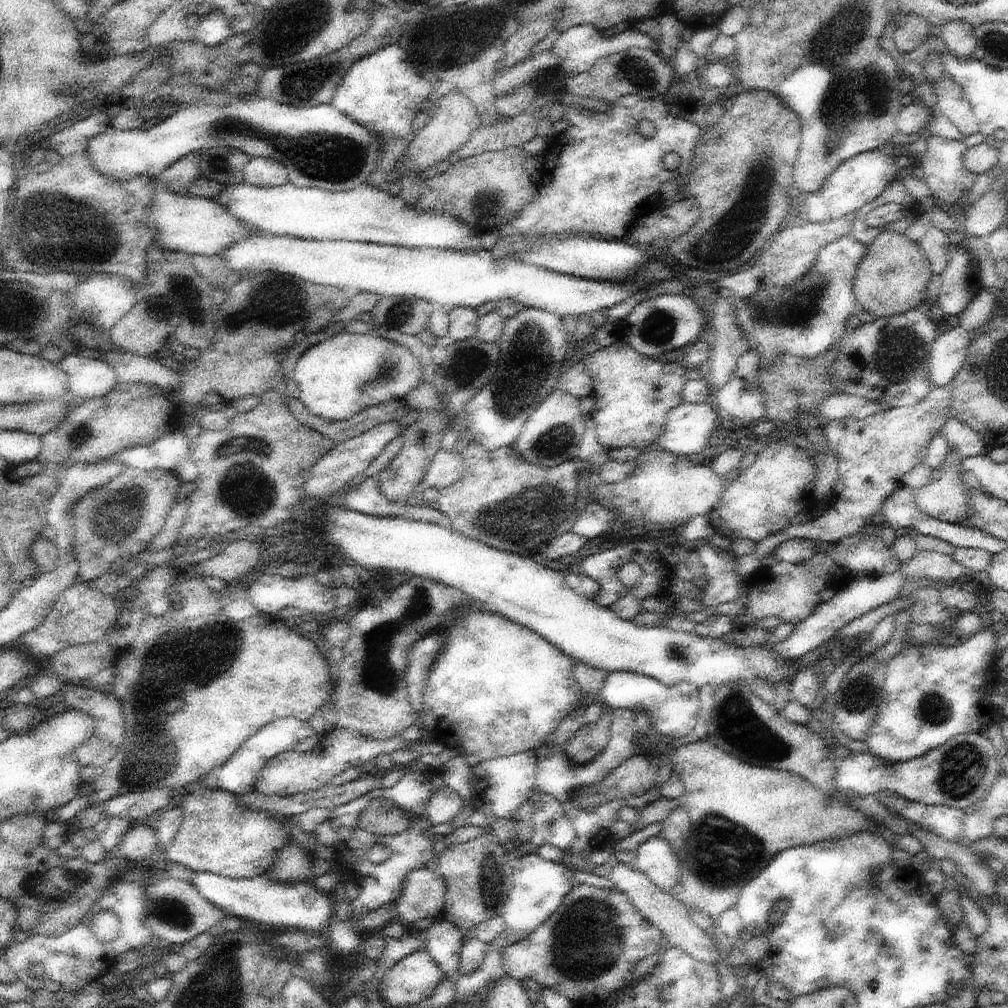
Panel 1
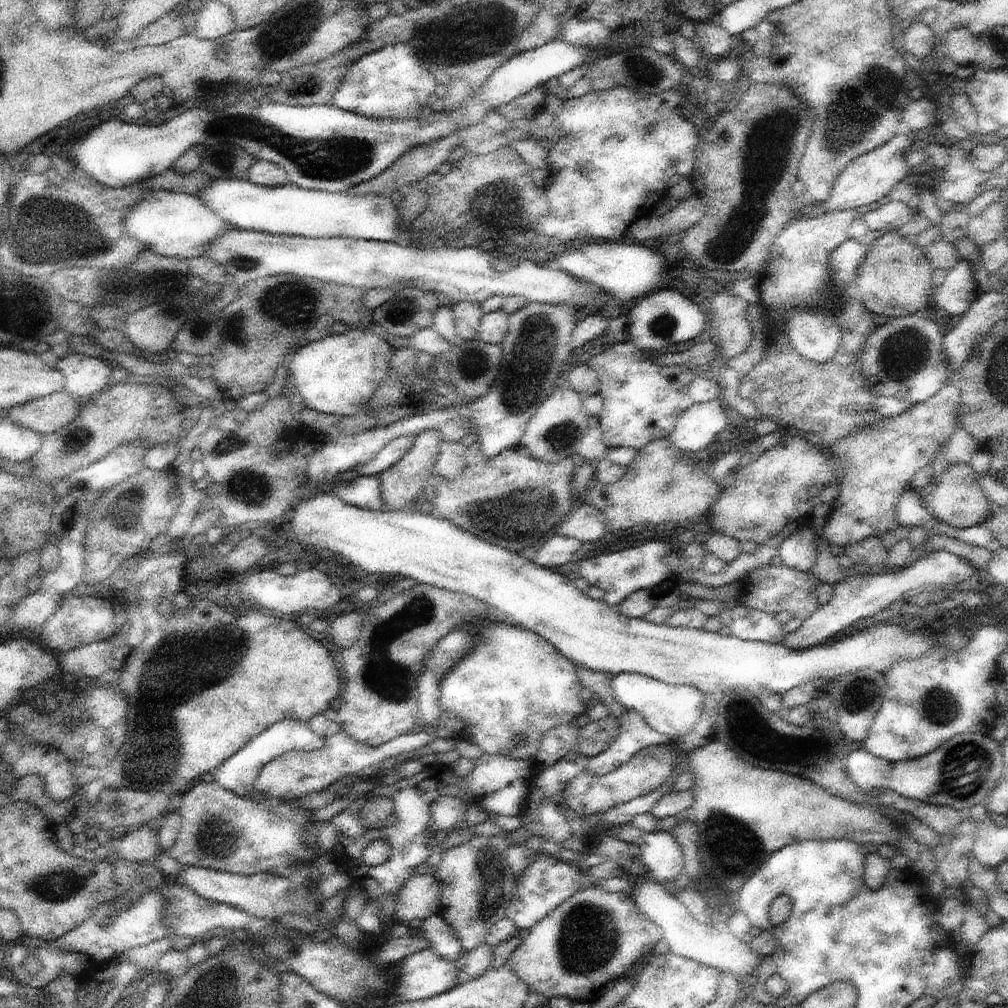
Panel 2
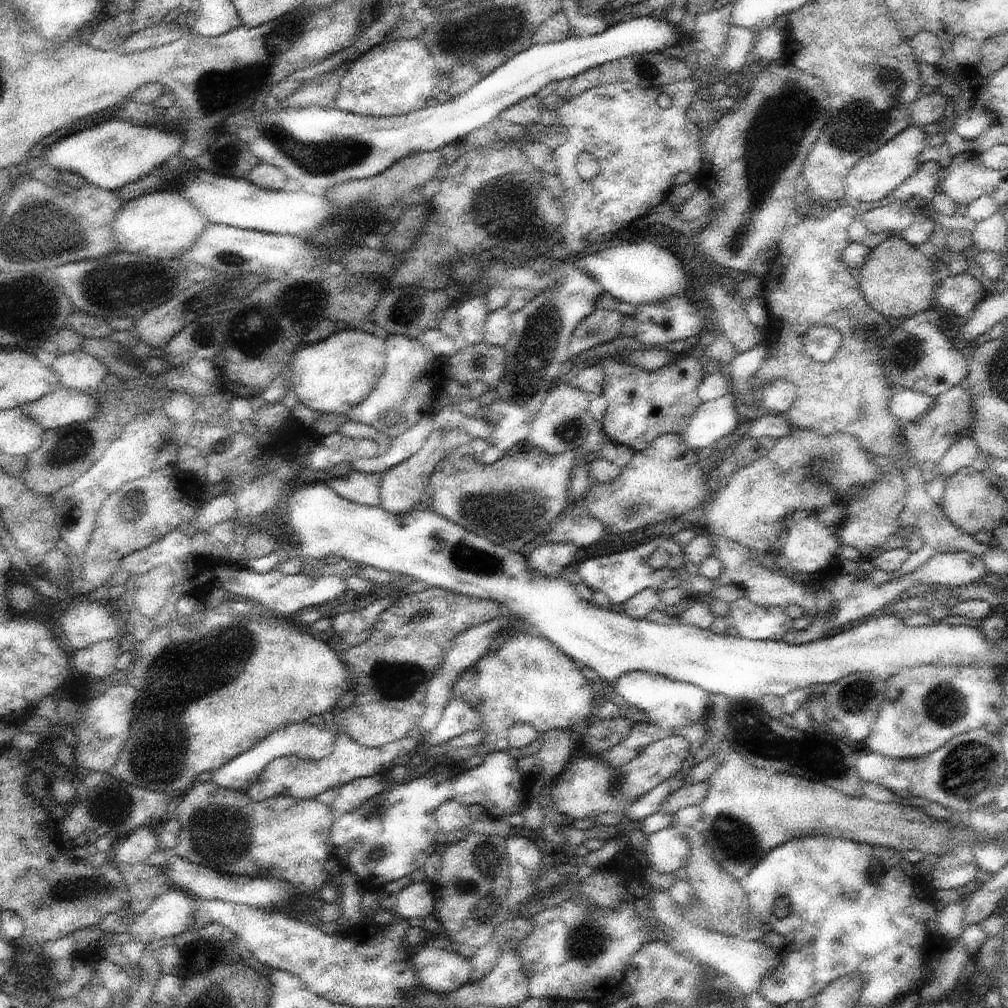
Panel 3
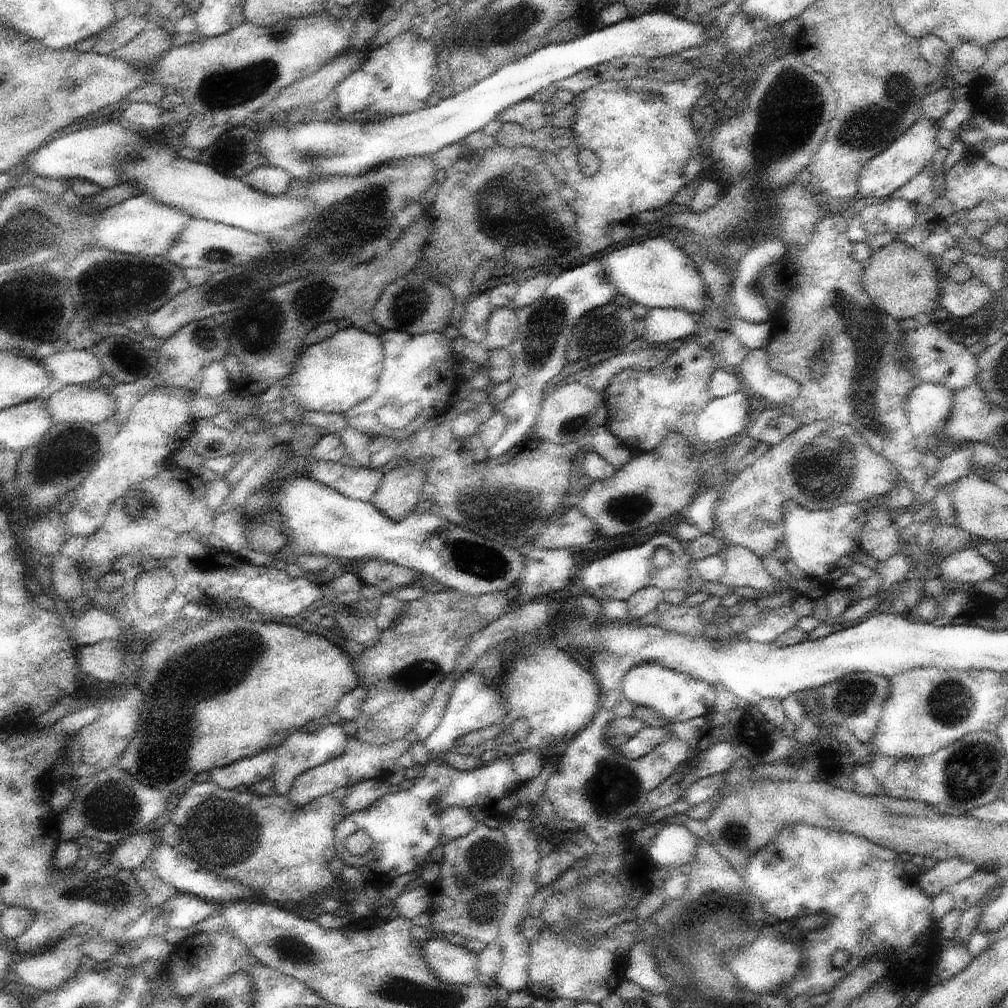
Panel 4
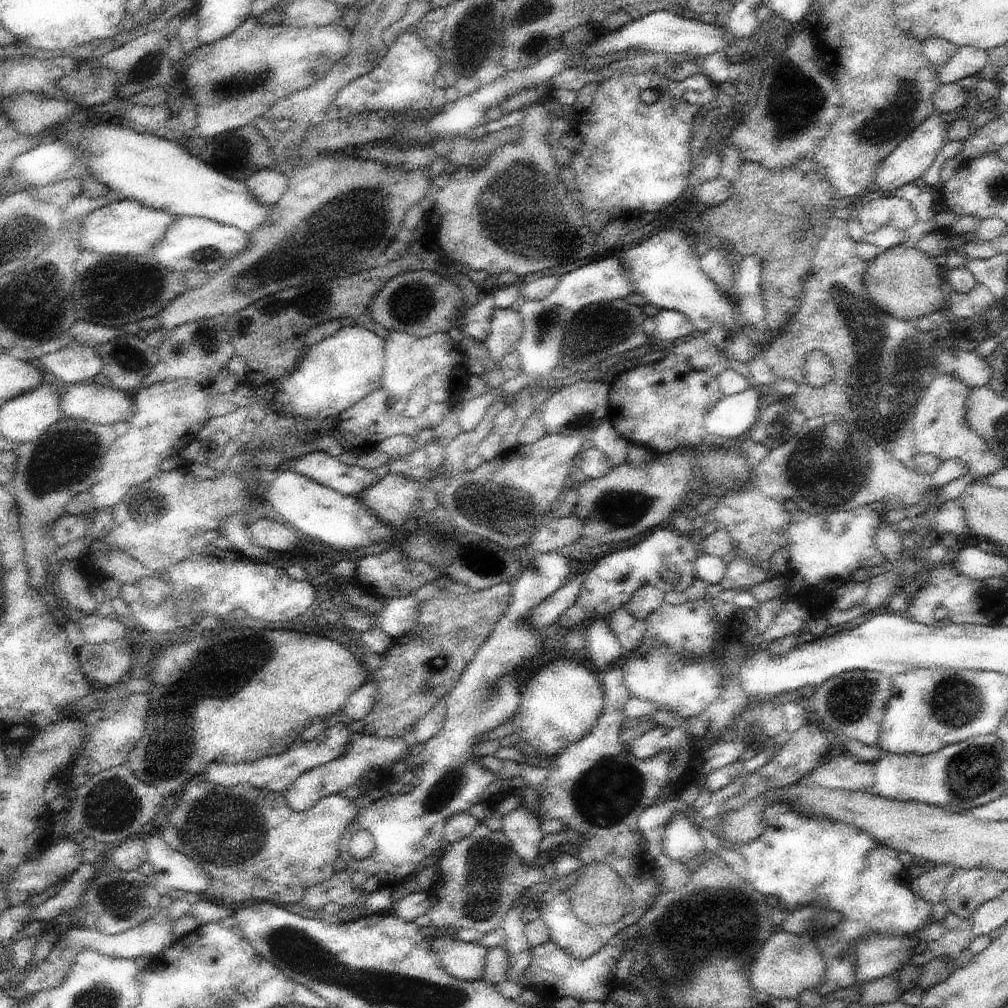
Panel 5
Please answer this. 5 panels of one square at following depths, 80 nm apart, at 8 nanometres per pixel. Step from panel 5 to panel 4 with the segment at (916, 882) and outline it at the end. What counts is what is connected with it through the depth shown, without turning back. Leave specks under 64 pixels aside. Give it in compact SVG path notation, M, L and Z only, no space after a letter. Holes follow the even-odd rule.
M958 857L938 861L930 870L924 871L917 885L929 899L935 899L941 892L948 891L951 886L969 877L976 869L973 862Z

